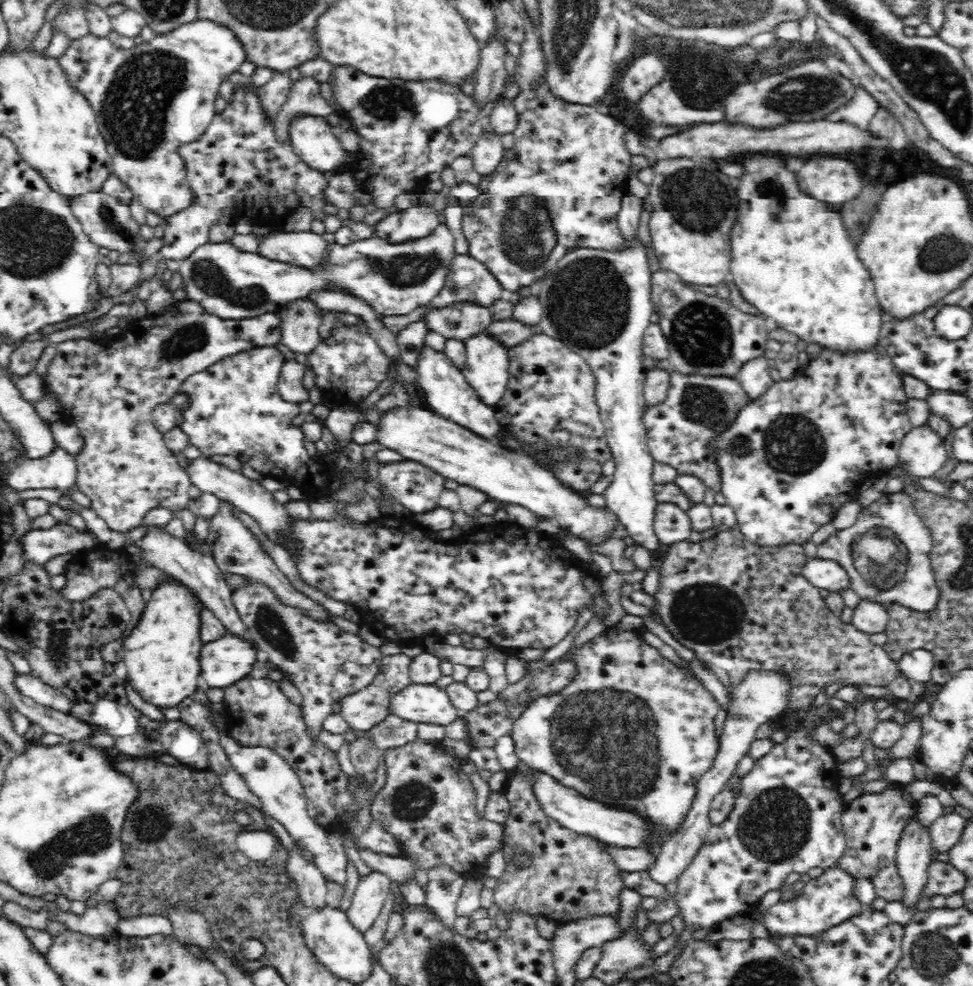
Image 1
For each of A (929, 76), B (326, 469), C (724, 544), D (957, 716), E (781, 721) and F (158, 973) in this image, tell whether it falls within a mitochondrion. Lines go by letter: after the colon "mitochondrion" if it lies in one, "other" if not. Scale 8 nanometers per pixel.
A: mitochondrion
B: other
C: other
D: other
E: other
F: other

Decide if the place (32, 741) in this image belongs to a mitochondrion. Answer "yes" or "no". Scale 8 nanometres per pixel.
no

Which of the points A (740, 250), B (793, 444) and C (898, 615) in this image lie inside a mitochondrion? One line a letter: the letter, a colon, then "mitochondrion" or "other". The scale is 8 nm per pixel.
A: other
B: mitochondrion
C: other

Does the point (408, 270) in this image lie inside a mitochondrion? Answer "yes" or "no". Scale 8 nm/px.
yes

